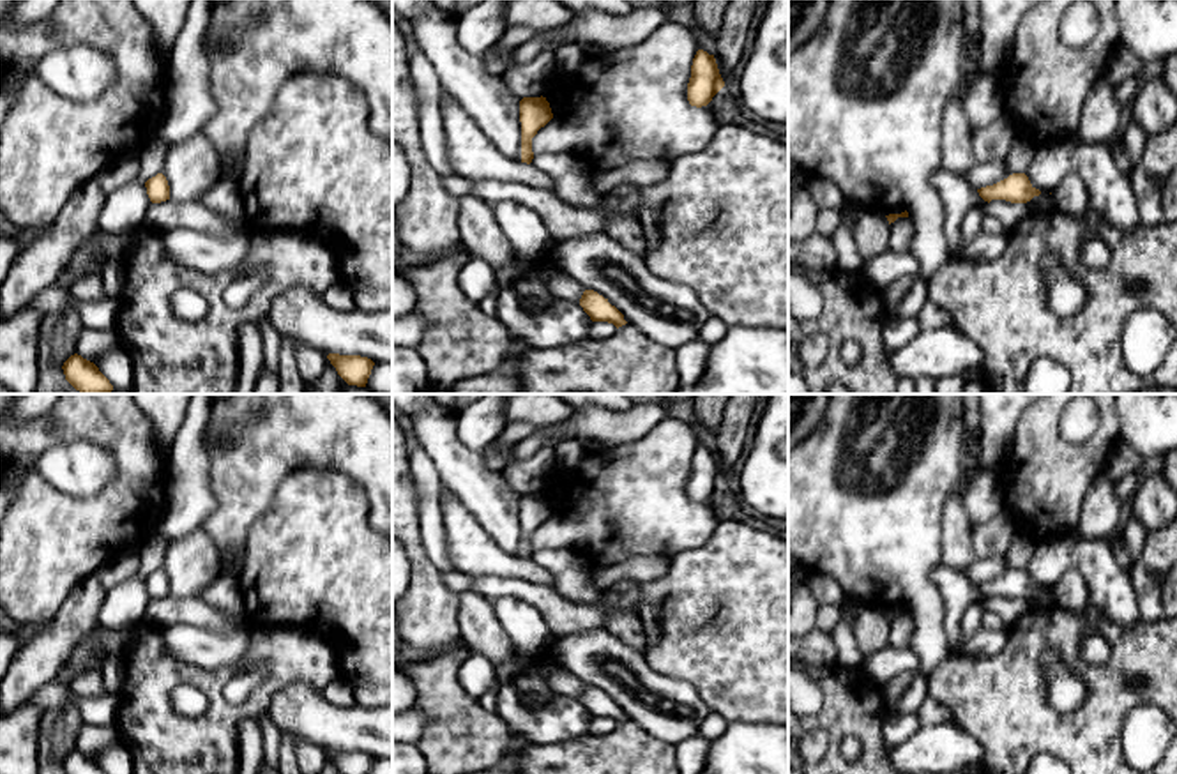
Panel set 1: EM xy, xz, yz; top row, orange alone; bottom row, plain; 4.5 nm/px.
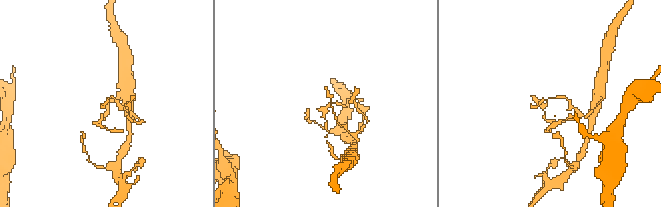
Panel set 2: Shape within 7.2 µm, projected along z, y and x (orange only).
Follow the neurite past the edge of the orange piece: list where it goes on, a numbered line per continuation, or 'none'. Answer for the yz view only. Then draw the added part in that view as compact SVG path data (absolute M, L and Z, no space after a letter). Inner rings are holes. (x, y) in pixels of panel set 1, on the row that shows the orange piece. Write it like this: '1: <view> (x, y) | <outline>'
none

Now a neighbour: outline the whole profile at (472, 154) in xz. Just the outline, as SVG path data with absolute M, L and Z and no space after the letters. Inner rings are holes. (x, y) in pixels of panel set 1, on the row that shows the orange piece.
M451 95L440 113L447 136L449 161L459 177L470 180L513 180L553 193L555 180L550 175L532 164L504 156Z

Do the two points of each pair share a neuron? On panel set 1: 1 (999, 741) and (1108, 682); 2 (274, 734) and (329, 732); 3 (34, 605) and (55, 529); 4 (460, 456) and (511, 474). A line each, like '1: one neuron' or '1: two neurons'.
1: one neuron
2: two neurons
3: one neuron
4: two neurons

